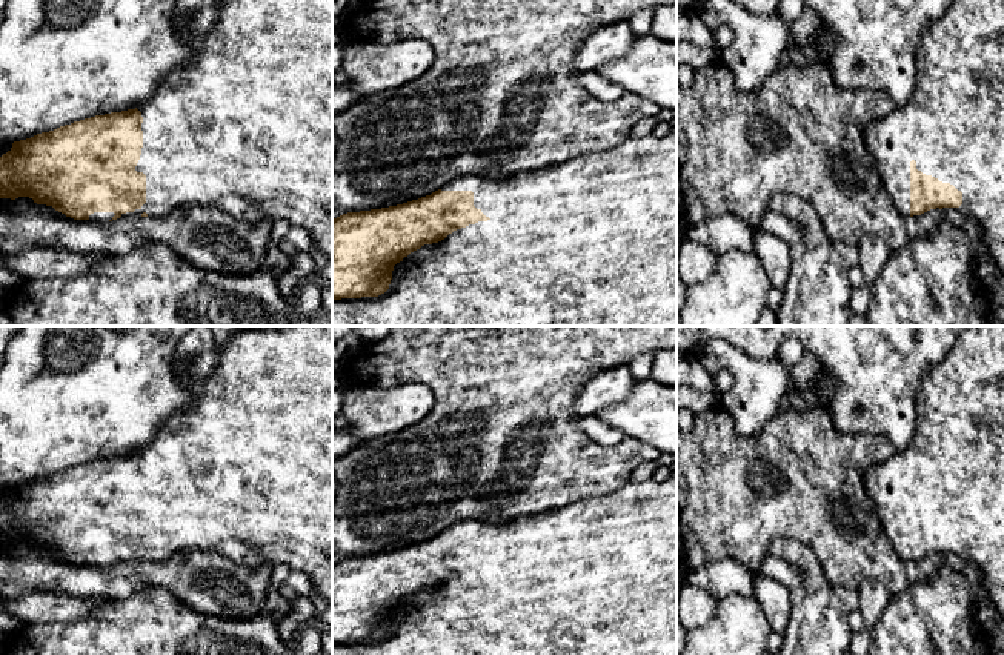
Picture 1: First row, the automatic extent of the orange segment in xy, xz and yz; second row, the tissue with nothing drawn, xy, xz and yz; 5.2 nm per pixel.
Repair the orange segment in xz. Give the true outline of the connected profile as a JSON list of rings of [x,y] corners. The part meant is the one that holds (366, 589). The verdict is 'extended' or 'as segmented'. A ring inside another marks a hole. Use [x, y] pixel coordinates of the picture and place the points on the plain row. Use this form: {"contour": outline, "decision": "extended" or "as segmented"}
{"contour": [[[677,474],[666,481],[629,481],[610,495],[595,495],[550,512],[506,523],[458,521],[431,540],[403,549],[347,557],[332,564],[332,655],[677,655]]], "decision": "extended"}

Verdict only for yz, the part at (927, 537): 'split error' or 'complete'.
split error

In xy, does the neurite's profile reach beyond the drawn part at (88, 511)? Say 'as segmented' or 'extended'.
extended

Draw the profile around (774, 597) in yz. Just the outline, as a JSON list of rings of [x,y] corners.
[[[758,574],[752,595],[763,607],[772,632],[783,633],[790,618],[790,589],[780,581]]]

